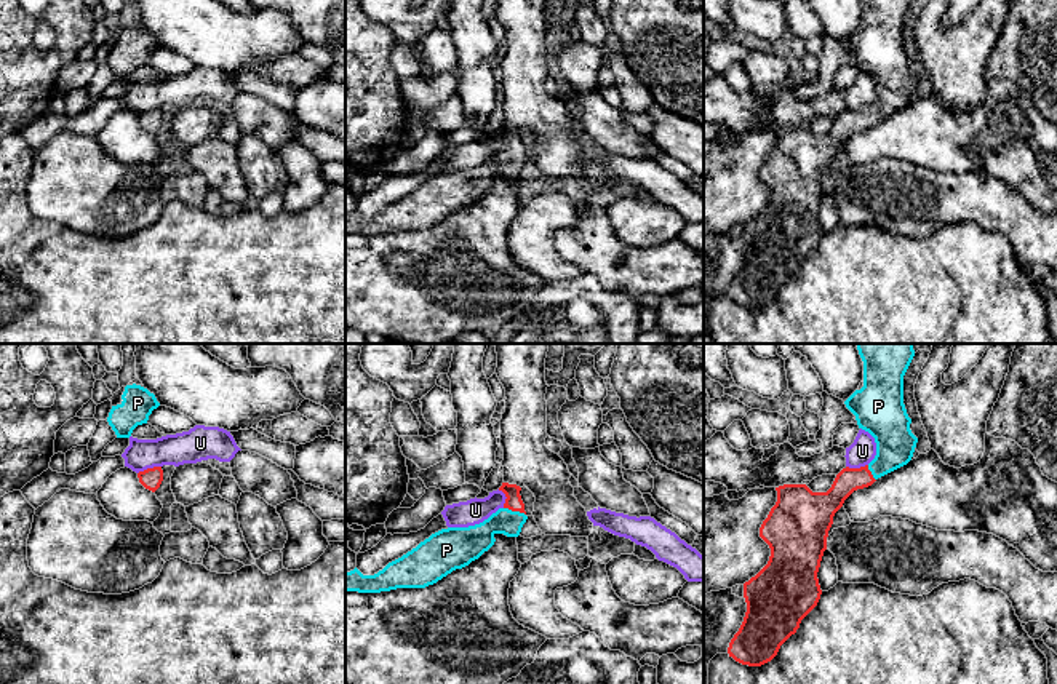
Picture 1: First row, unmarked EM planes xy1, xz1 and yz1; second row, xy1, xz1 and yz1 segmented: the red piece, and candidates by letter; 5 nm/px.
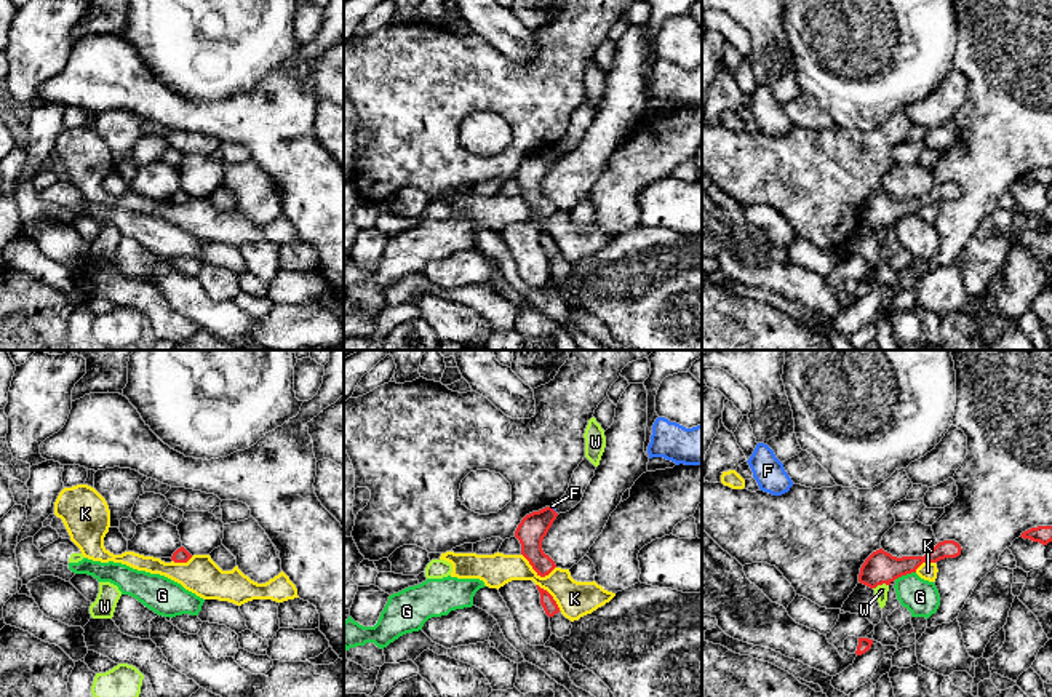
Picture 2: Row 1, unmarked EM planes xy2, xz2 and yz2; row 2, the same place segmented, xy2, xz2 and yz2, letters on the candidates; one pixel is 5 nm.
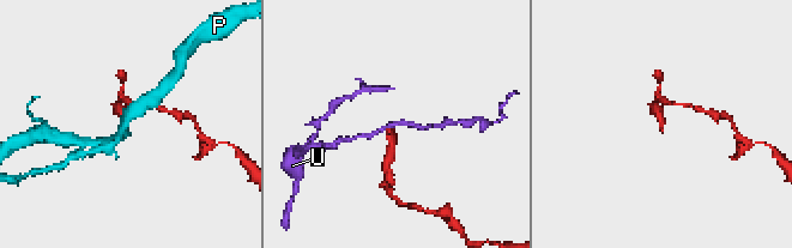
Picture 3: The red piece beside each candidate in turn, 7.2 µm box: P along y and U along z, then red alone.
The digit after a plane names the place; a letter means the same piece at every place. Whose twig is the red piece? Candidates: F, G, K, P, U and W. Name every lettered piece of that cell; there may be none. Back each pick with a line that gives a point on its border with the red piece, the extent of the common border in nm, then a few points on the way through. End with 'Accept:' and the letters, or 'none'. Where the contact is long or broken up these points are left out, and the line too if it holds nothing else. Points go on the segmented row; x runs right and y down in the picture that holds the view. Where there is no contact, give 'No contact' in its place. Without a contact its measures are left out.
P: Touches red at xz1 (515, 510). Shared border 120 nm. Path across: xz1 (514, 502), (515, 510), (477, 539)
Accept: P

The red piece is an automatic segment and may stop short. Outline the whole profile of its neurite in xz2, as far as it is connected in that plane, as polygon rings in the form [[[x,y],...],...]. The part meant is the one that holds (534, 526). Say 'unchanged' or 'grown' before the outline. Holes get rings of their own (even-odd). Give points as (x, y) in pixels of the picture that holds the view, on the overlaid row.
unchanged | [[[545,507],[526,515],[515,531],[515,537],[521,544],[521,555],[540,577],[548,576],[556,568],[555,561],[542,550],[542,540],[556,516],[558,513],[552,507]]]

